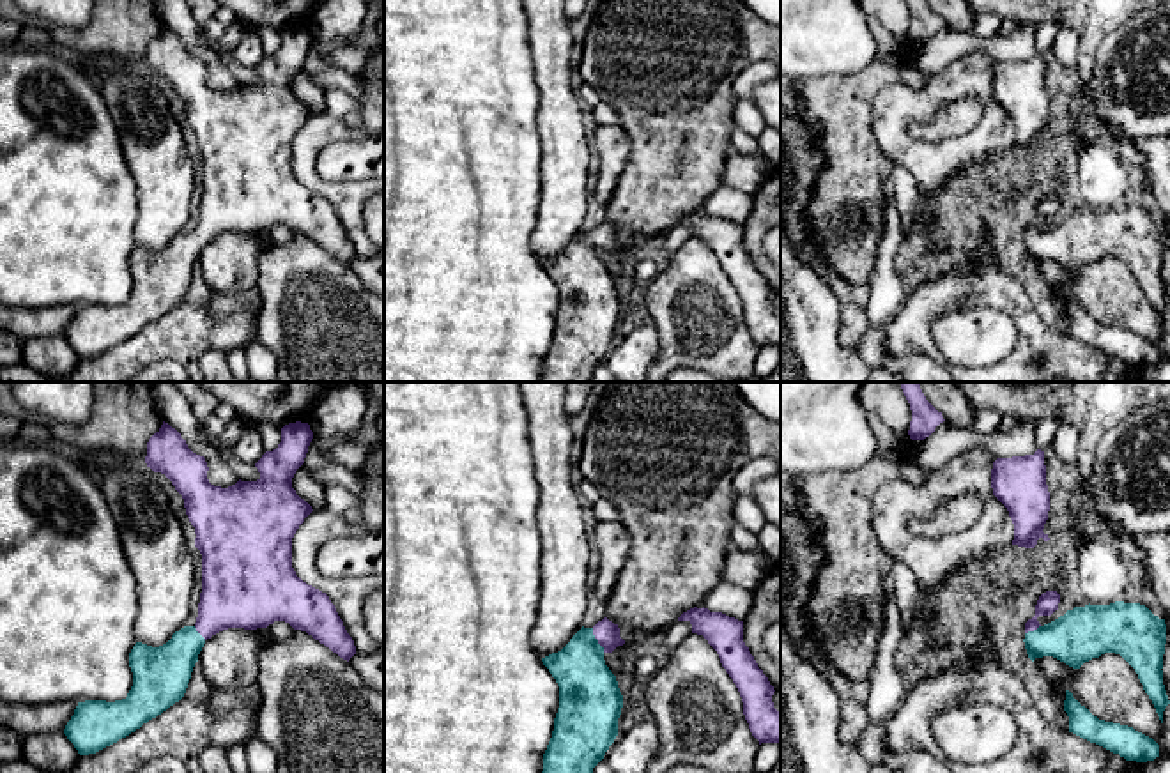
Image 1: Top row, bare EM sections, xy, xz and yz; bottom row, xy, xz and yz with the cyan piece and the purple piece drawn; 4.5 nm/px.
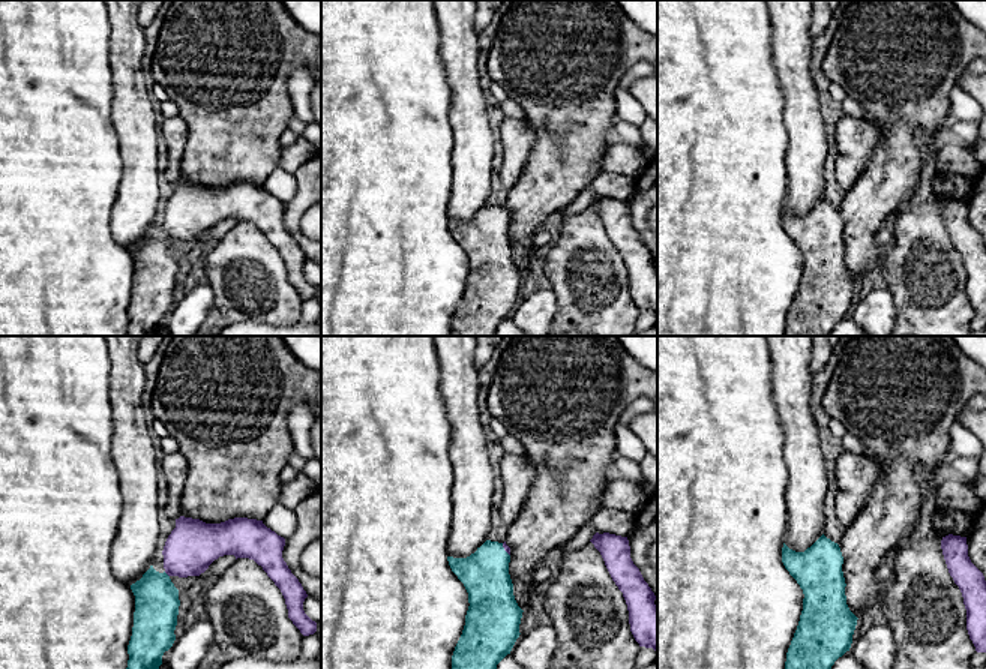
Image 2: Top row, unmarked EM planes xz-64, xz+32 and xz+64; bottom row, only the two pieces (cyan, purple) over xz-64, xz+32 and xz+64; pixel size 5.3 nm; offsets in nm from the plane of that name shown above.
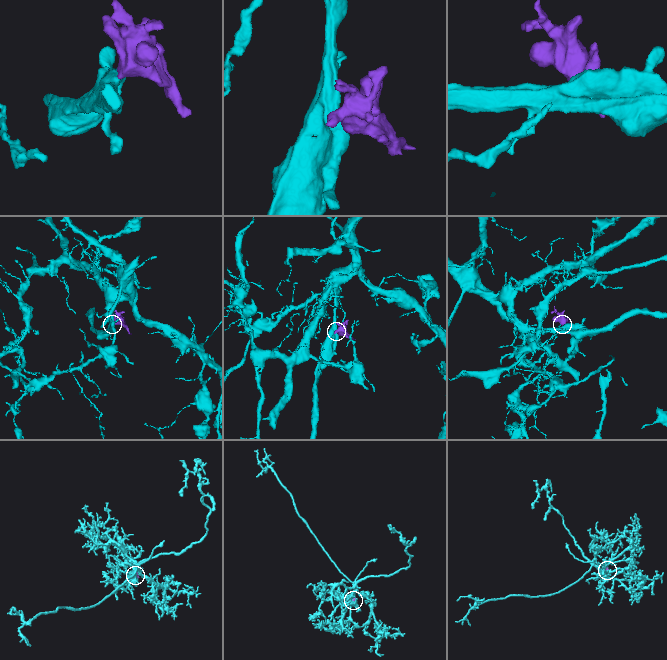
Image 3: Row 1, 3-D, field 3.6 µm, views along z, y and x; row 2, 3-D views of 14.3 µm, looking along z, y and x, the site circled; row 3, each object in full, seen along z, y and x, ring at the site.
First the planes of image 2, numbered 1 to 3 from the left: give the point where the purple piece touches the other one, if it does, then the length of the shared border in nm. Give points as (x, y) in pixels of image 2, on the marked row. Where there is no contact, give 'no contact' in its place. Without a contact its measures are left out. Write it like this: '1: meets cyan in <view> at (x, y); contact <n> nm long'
1: meets cyan in xz-64 at (167, 575); contact 40 nm long
2: meets cyan in xz+32 at (503, 549); contact 80 nm long
3: no contact

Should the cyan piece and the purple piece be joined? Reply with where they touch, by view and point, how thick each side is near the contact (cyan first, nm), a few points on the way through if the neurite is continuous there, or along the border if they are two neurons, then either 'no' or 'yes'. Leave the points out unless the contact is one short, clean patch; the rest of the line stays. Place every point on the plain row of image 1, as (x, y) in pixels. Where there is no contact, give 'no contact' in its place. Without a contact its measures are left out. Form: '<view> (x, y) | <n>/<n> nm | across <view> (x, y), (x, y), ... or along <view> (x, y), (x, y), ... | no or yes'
xz (597, 244) | 280/110 nm | across xz (588, 296), (588, 253), (597, 244), (606, 236) | yes

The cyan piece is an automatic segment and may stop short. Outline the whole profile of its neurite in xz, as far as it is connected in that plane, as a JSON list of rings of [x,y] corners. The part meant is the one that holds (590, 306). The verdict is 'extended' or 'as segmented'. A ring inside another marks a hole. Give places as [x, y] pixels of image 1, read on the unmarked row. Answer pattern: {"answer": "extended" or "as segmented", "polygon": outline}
{"answer": "extended", "polygon": [[[604,221],[593,232],[582,230],[561,255],[542,262],[559,290],[559,311],[552,341],[543,357],[542,382],[589,382],[593,371],[614,347],[623,299],[604,258],[623,248],[618,228]]]}

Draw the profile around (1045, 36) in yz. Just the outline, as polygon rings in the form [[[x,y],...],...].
[[[1046,21],[1037,27],[1035,30],[1035,46],[1037,53],[1046,55],[1051,51],[1051,46],[1055,42],[1057,34],[1062,30],[1062,27],[1055,21]]]

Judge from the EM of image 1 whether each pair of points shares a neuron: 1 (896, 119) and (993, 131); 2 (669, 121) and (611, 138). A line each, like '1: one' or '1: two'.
1: one
2: two

